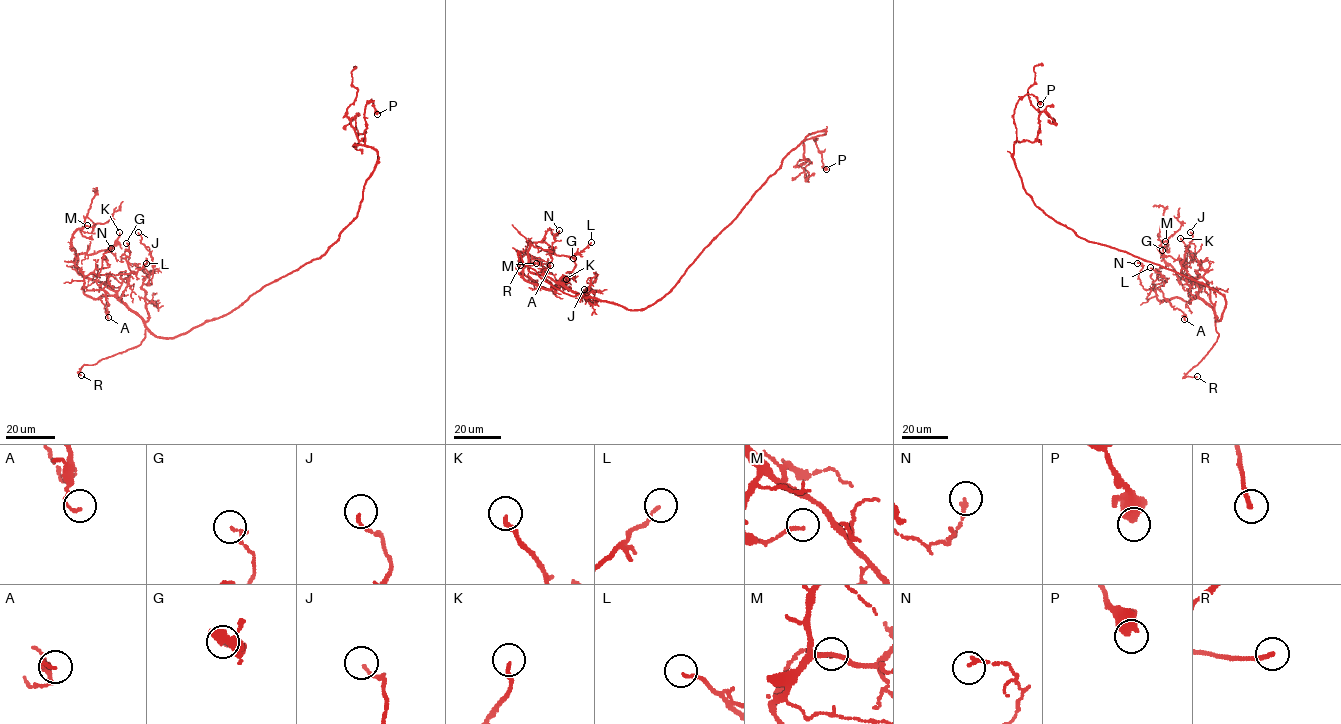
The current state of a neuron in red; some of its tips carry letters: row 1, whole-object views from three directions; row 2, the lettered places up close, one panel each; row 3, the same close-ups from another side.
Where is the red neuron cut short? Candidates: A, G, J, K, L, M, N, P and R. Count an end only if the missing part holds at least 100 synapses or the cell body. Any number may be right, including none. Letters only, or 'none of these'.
R

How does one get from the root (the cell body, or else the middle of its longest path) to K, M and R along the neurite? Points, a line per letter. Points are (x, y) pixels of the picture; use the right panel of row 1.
K: (1155, 264), (1222, 294), (1226, 306), (1220, 320), (1198, 296), (1201, 285), (1182, 273), (1195, 254), (1180, 238)
M: (1155, 264), (1222, 294), (1220, 320), (1198, 296), (1201, 285), (1182, 279), (1163, 259), (1158, 247), (1165, 241)
R: (1155, 264), (1201, 282), (1225, 298), (1226, 306), (1220, 320), (1215, 316), (1217, 340), (1183, 377), (1197, 376)

